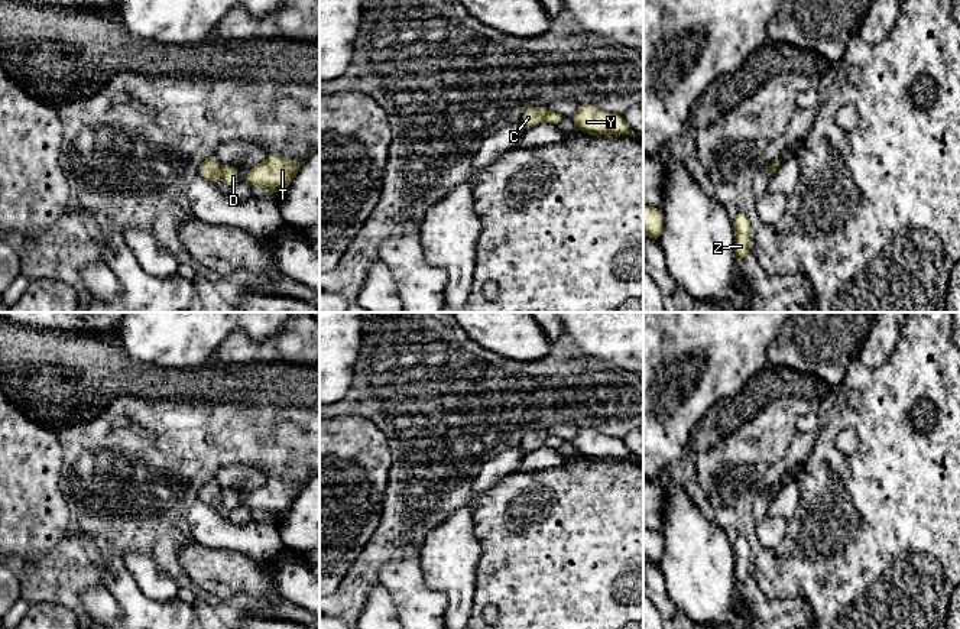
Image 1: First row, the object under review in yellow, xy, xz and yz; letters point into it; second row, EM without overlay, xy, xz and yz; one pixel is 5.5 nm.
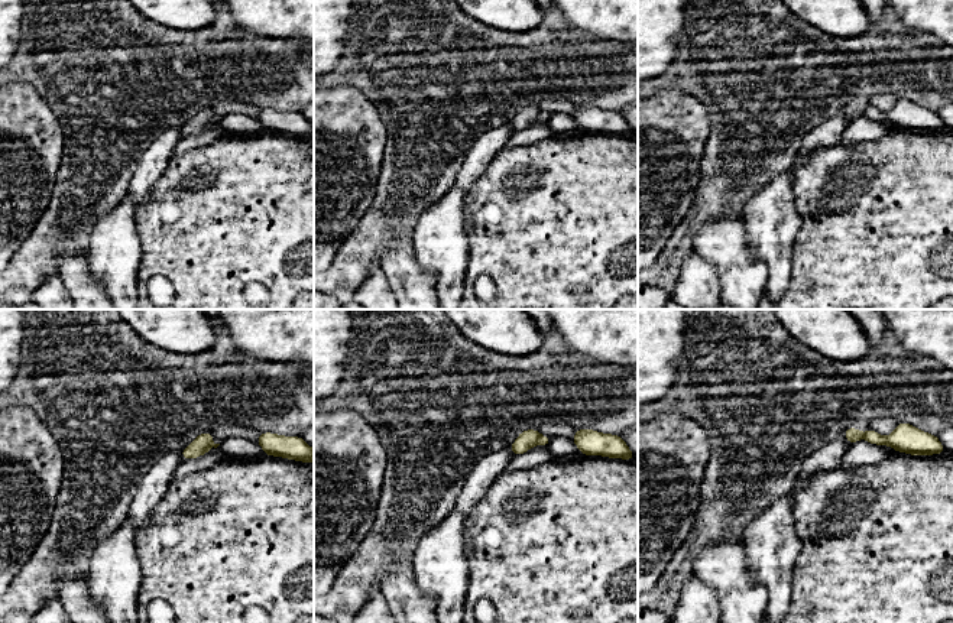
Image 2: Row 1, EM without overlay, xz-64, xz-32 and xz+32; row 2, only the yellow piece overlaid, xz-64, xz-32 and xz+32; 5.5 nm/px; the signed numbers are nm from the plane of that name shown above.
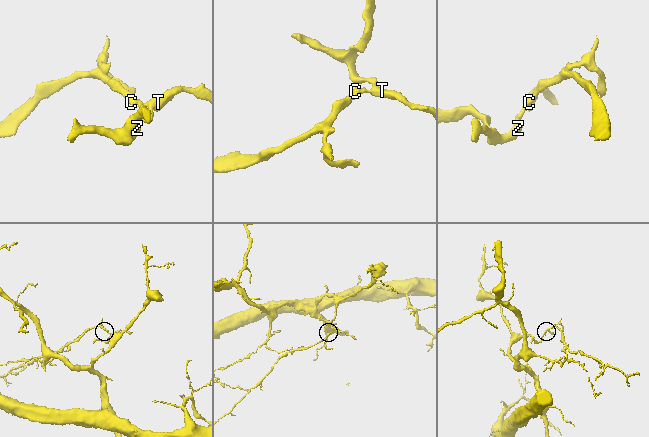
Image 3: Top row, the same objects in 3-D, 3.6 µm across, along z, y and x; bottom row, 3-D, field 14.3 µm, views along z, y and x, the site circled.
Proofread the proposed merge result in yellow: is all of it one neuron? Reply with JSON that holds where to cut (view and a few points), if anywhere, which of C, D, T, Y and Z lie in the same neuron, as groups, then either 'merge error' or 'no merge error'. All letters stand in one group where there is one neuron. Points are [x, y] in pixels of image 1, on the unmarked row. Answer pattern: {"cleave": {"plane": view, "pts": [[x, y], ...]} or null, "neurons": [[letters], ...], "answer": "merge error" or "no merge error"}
{"cleave": {"plane": "xy", "pts": [[220, 489], [221, 501]]}, "neurons": [["C"], ["D", "T", "Y", "Z"]], "answer": "merge error"}

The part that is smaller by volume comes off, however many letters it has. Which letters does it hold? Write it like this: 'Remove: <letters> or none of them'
Remove: C

